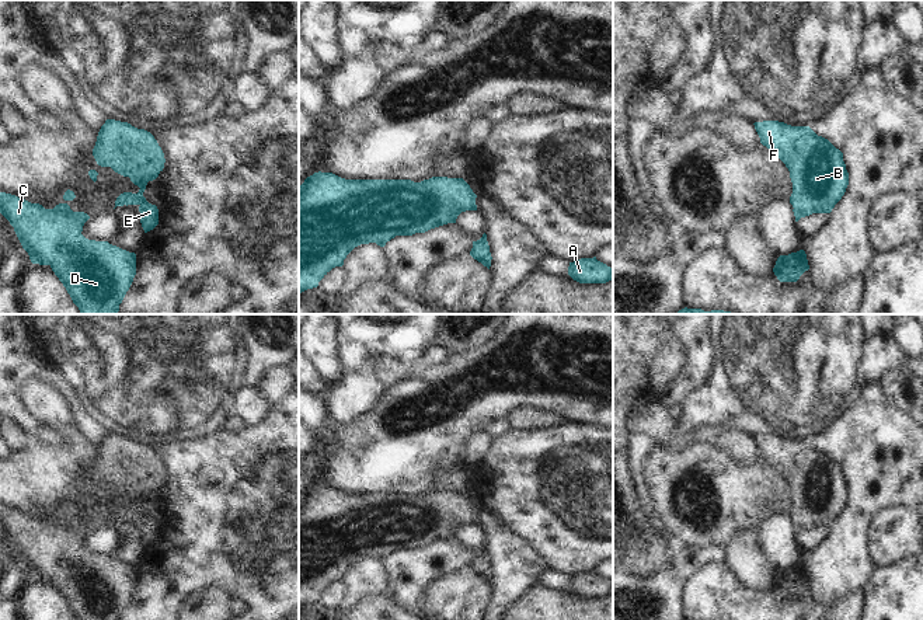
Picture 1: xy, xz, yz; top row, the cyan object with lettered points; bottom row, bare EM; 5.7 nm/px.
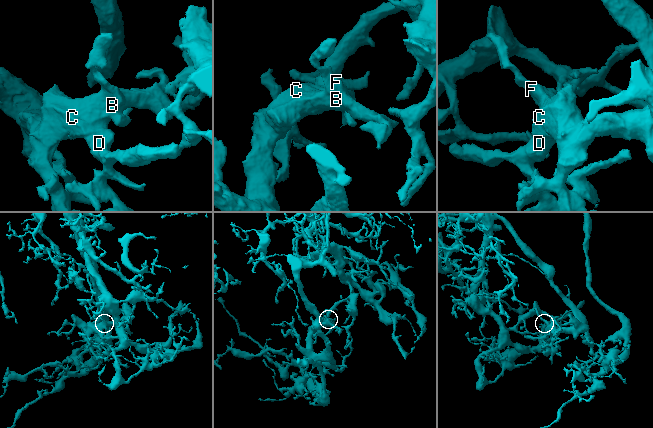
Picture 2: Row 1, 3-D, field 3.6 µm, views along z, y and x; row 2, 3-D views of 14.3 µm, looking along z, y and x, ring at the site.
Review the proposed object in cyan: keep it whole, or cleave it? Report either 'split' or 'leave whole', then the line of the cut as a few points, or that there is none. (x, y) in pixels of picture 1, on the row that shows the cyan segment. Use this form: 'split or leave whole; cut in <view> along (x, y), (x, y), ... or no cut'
leave whole; no cut

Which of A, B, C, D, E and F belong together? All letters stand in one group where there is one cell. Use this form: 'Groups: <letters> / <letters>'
Groups: A B C D E F.

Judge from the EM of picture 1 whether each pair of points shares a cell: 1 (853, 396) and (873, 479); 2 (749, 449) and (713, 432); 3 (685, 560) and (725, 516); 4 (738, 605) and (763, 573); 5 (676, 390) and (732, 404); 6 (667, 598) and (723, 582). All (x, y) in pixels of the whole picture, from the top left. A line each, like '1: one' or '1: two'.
1: two
2: one
3: two
4: two
5: two
6: two

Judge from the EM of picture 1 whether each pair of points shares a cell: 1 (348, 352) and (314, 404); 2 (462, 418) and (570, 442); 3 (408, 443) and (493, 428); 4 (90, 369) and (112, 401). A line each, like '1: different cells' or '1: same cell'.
1: different cells
2: different cells
3: different cells
4: same cell

